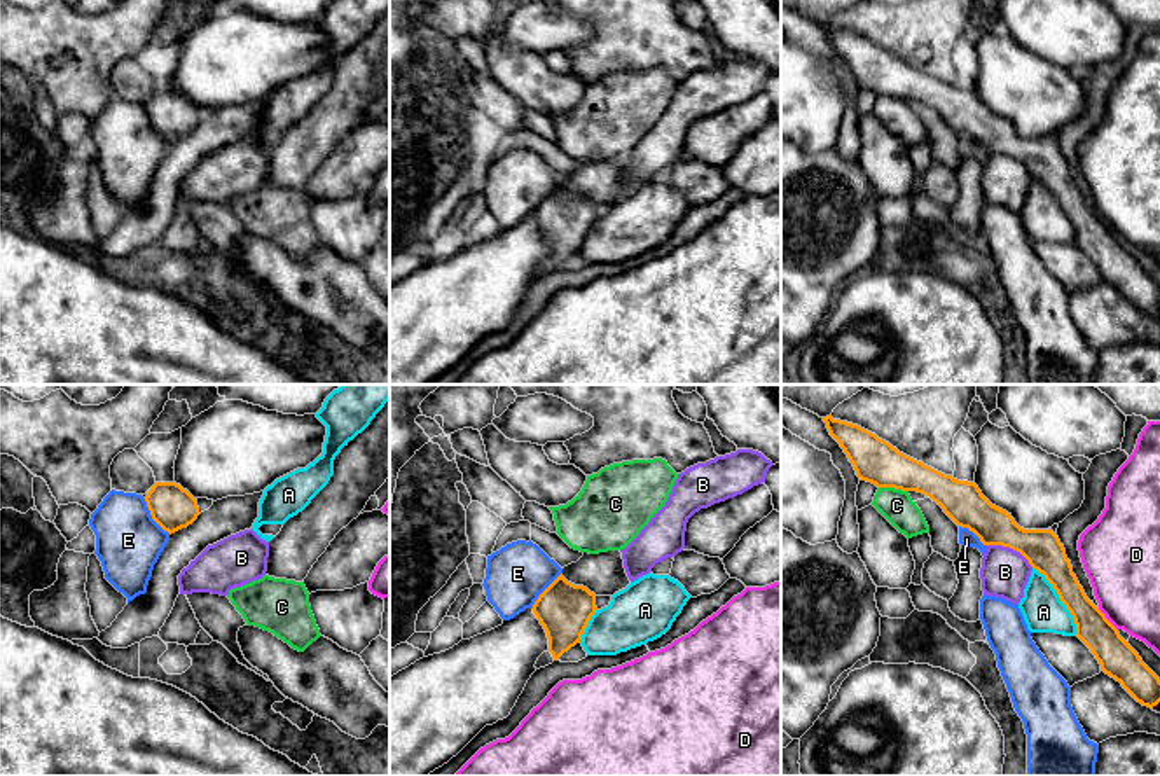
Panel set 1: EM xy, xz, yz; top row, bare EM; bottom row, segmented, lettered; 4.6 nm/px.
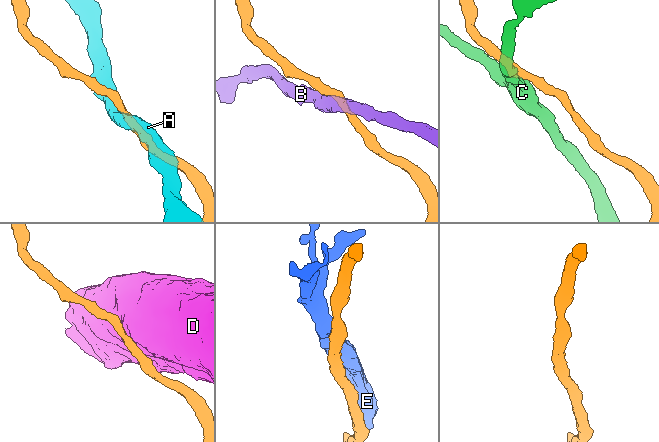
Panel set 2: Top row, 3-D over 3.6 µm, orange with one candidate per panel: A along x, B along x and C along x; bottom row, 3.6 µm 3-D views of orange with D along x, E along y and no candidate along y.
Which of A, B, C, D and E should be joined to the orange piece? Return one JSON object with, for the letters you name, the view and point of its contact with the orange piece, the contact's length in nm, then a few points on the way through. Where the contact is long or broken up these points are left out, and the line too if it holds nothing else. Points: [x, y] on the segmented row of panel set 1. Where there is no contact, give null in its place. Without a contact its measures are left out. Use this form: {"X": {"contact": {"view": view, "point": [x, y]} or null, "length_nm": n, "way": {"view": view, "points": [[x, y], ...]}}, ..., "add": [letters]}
{"add": []}

